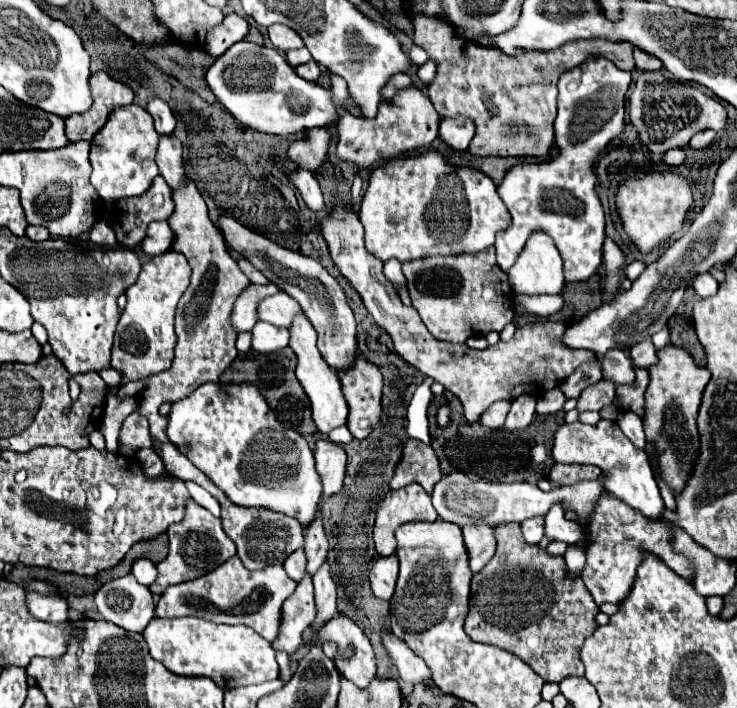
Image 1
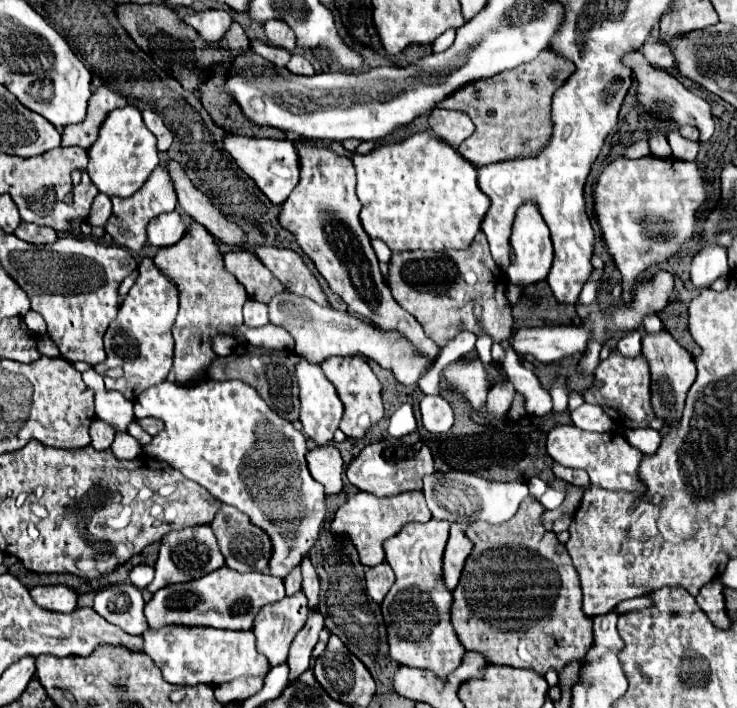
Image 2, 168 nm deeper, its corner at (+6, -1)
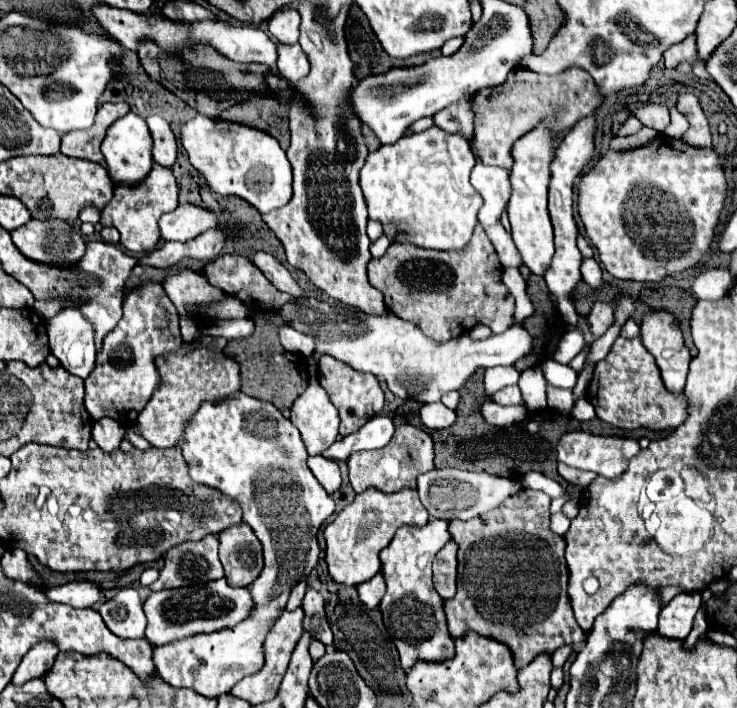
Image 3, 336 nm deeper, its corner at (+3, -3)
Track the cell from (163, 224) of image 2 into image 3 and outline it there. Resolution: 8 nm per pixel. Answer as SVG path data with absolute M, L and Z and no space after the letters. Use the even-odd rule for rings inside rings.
M180 204L174 212L164 214L158 224L162 240L186 242L214 228L216 222L216 216L204 208L198 208L194 204Z

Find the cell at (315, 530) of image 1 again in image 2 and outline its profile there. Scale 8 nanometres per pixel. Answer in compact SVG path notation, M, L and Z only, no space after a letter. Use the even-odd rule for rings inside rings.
M305 558L301 562L301 572L303 572L303 592L309 600L309 610L317 610L317 606L319 606L319 578L317 578L317 572L315 572L313 564L309 562L309 558Z

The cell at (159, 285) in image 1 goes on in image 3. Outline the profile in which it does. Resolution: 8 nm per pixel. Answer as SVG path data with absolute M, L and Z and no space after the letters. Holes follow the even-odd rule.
M146 280L124 298L124 316L118 326L104 338L102 352L96 356L92 374L84 380L86 410L94 420L110 416L122 426L136 422L140 410L148 404L154 390L160 386L156 358L174 352L182 346L178 312L166 296L162 284Z

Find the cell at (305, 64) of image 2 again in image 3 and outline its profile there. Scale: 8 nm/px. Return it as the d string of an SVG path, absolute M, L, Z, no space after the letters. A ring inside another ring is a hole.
M300 44L278 46L278 72L292 84L302 80L310 72L310 62L302 52Z

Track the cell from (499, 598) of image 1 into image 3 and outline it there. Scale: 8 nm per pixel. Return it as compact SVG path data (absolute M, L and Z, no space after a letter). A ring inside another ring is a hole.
M522 490L510 496L498 510L472 518L468 522L452 520L450 534L458 542L458 592L444 602L448 630L454 638L474 630L486 638L494 638L510 648L514 666L520 670L528 666L538 654L554 654L560 646L586 642L588 632L578 628L568 596L566 570L566 542L550 530L550 498L540 490Z

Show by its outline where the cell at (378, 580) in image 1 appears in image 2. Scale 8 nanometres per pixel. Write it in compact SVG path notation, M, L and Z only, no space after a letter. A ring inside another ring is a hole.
M381 562L375 568L367 568L367 572L365 572L367 594L377 604L381 604L381 600L385 598L385 594L393 586L393 582L395 582L395 576L393 576L393 570L391 570L391 566L387 562Z

